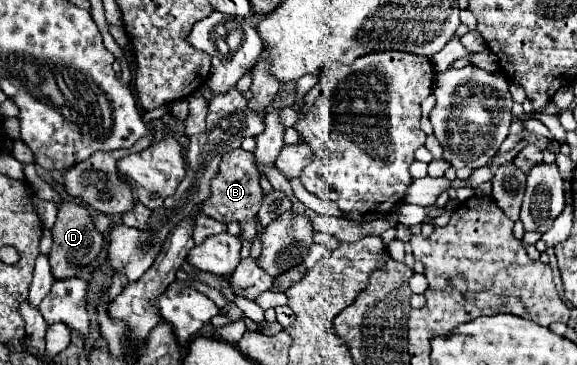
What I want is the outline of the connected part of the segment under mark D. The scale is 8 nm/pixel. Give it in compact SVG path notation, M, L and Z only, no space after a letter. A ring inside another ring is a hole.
M77 202L60 203L57 222L51 228L51 232L53 232L53 248L49 254L49 264L51 264L51 274L55 280L75 278L81 272L81 268L89 266L91 260L95 260L103 244L103 236L95 230L89 210Z

